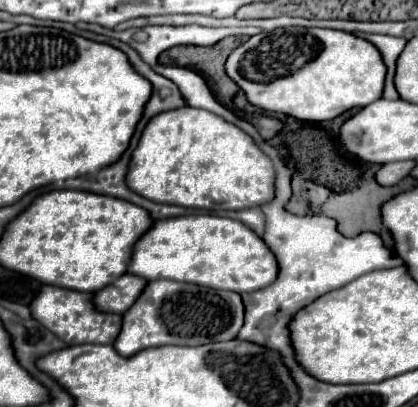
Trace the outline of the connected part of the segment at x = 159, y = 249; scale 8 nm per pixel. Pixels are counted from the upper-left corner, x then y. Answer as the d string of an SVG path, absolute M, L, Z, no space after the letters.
M181 215L177 219L157 219L133 245L127 273L145 281L173 279L217 287L227 291L257 291L277 277L277 259L271 249L247 225L217 215Z

